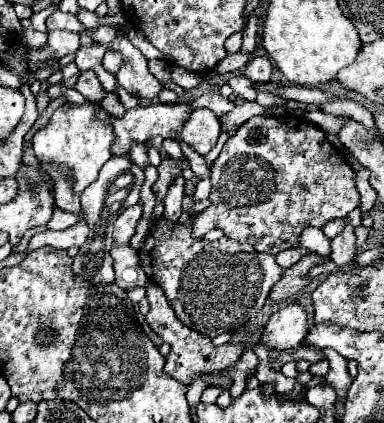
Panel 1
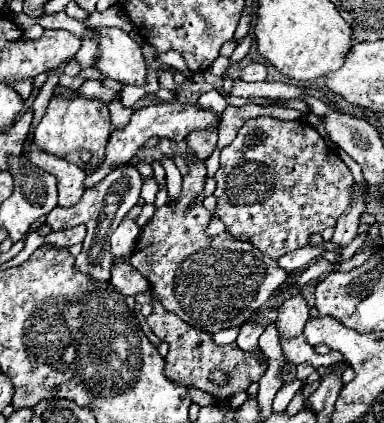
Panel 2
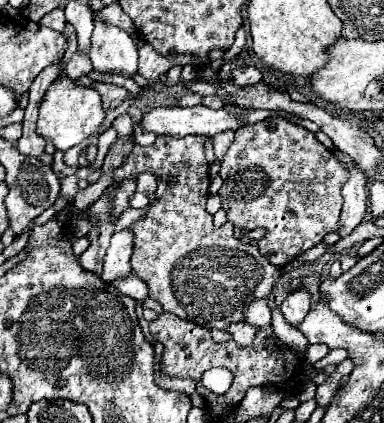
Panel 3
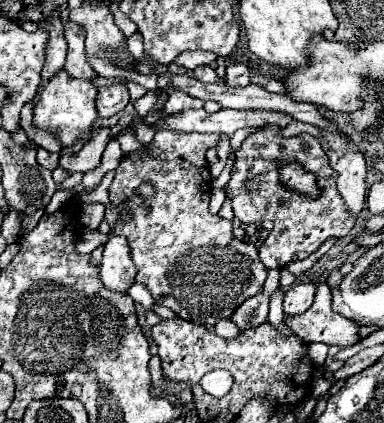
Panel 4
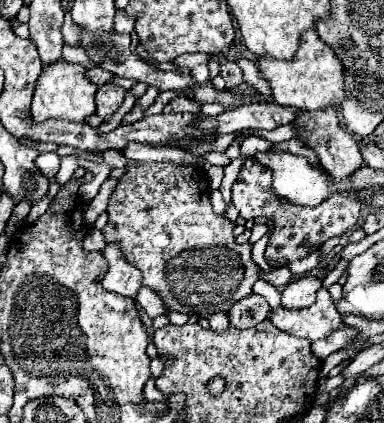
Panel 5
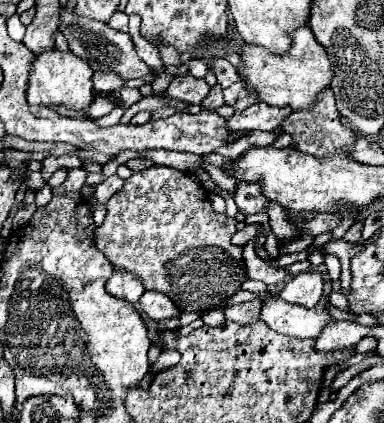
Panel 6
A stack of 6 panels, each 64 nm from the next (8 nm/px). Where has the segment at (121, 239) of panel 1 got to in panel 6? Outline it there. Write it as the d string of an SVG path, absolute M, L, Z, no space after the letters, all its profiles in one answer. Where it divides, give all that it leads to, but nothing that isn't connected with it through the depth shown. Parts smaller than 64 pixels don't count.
M114 268L112 276L106 282L106 290L116 298L136 304L138 298L144 294L144 284L140 282L140 278L136 274L126 272L122 268Z

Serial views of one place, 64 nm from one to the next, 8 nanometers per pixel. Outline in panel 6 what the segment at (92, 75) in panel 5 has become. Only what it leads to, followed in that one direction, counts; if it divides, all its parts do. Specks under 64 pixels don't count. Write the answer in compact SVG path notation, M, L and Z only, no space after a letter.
M94 72L92 76L93 86L100 92L118 92L126 82L114 72Z

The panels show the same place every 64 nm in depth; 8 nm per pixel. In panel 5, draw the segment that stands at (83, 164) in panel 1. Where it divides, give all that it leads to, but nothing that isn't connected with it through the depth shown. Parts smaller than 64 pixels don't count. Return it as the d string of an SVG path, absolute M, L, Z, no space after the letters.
M58 60L56 64L50 64L42 70L40 80L36 82L36 96L32 100L32 118L34 122L44 120L72 120L72 122L86 122L90 116L96 114L94 94L98 90L96 84L92 84L84 76L84 66L70 64L66 60Z

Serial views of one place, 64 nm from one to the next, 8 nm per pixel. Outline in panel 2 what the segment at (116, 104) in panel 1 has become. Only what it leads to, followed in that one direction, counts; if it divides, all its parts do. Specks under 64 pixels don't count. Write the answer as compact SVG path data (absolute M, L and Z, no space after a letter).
M112 100L108 102L108 110L110 110L110 118L112 118L112 126L114 128L122 128L128 122L128 116L132 116L132 108L124 108L120 100Z

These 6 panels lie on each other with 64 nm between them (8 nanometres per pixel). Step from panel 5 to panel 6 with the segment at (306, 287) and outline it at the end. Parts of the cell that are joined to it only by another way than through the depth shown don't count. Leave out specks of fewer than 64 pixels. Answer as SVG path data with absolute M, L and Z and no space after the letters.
M304 272L294 276L280 292L280 298L304 308L314 308L322 296L324 280L318 272Z

